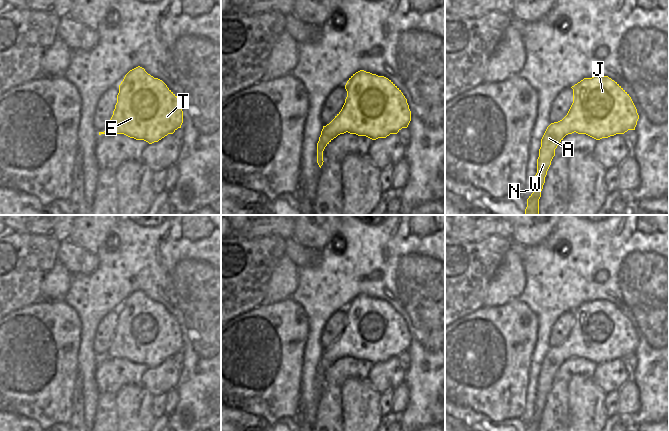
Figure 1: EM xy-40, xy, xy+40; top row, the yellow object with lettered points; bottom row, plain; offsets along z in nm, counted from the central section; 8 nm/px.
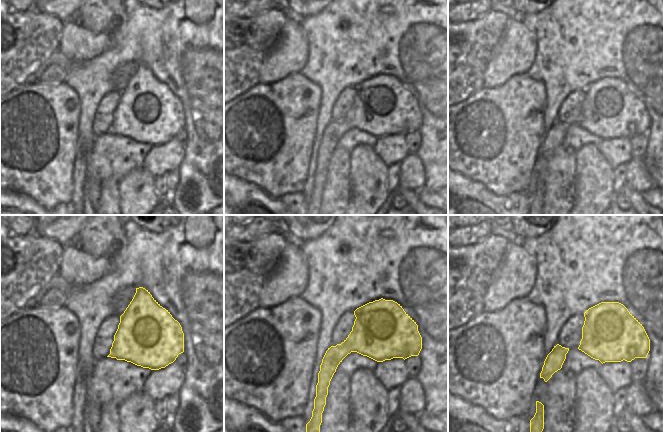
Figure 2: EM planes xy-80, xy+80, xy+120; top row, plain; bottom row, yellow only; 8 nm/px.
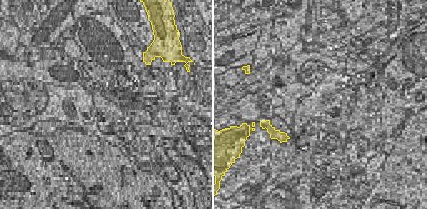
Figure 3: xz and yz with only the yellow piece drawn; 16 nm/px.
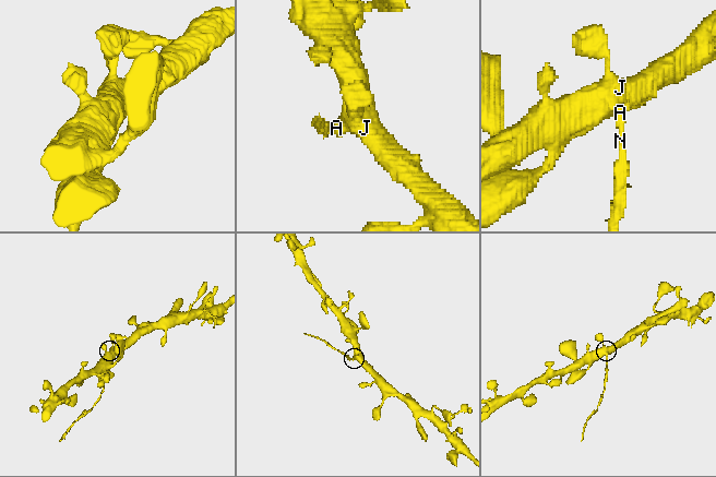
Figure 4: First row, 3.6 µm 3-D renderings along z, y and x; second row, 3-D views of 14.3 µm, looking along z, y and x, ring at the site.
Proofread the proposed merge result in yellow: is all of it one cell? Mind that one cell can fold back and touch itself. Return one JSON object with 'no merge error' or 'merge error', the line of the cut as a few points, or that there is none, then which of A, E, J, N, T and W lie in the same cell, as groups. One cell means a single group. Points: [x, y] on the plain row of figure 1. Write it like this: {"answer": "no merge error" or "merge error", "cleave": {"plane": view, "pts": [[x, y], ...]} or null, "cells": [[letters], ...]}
{"answer": "merge error", "cleave": {"plane": "xy", "pts": [[331, 345], [332, 351], [341, 357]]}, "cells": [["A", "N", "W"], ["E", "J", "T"]]}

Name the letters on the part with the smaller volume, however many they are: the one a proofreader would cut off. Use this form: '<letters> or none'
A, N, W

